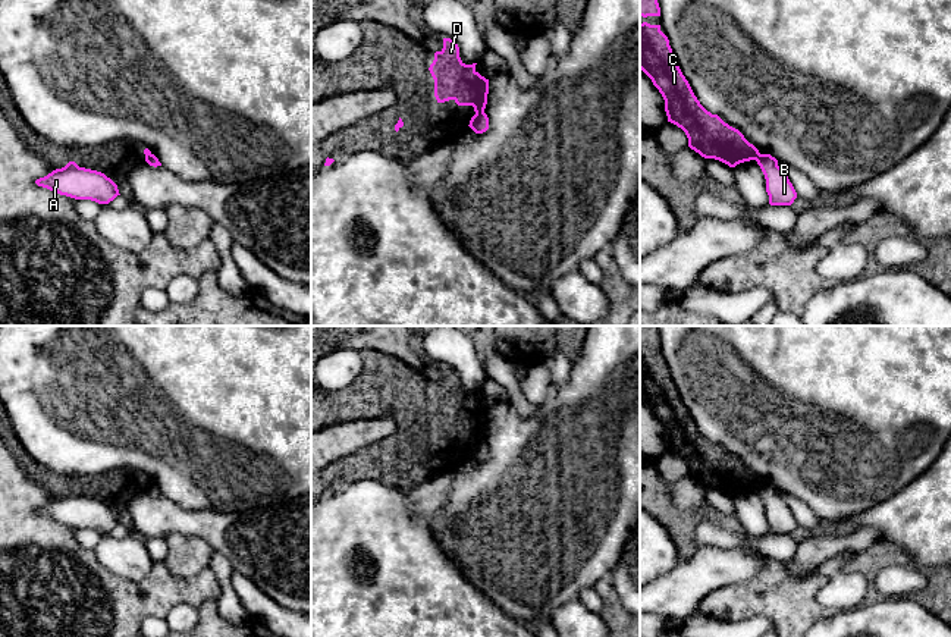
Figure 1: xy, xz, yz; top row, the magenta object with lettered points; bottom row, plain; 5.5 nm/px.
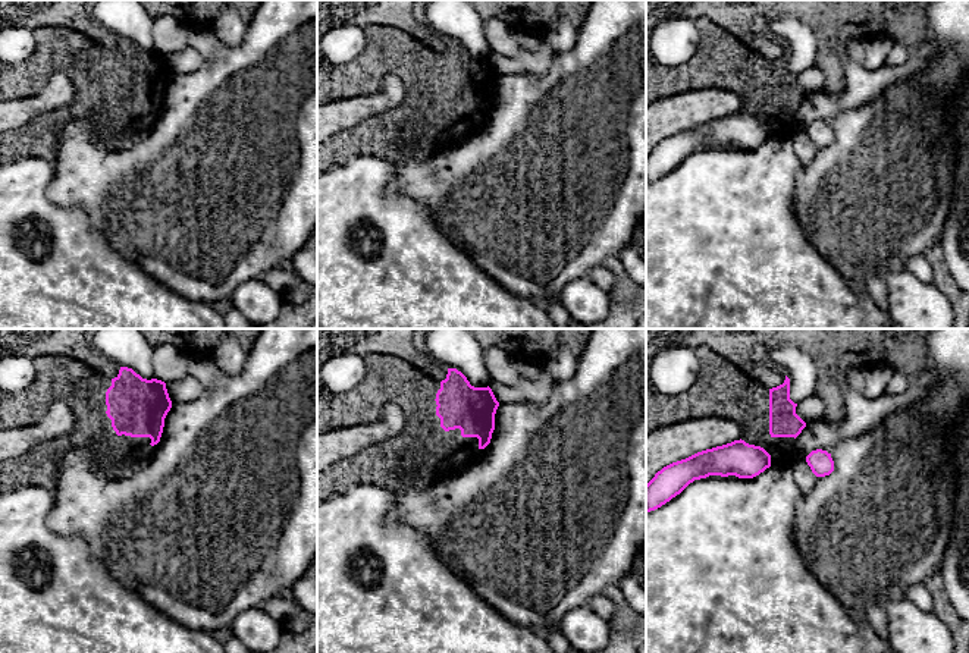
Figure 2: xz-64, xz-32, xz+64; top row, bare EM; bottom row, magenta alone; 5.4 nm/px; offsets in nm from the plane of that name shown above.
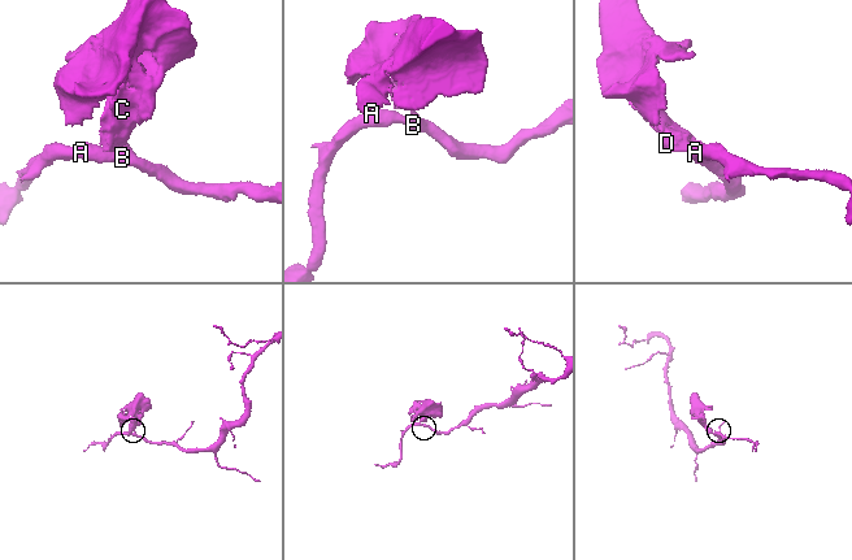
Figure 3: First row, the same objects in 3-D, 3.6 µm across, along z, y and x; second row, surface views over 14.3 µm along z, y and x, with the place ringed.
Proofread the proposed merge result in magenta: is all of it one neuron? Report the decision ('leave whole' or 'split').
split

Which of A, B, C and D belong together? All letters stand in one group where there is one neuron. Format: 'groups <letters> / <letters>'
groups A B / C D

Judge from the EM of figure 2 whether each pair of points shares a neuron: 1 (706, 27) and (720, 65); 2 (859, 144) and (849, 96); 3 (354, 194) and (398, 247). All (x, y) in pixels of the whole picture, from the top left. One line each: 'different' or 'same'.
1: same
2: different
3: same

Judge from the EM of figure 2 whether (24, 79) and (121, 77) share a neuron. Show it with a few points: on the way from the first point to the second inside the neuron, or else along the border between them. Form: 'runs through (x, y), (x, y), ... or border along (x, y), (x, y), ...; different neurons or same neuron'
runs through (47, 63), (87, 63), (97, 74); same neuron

